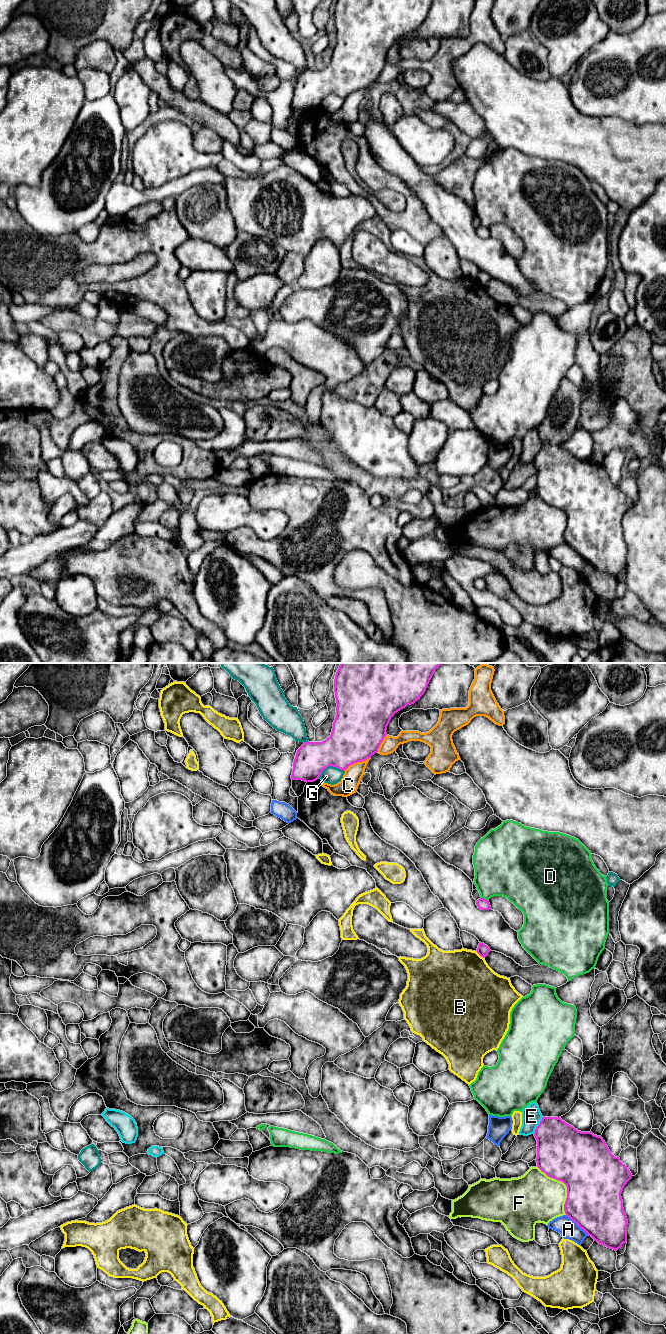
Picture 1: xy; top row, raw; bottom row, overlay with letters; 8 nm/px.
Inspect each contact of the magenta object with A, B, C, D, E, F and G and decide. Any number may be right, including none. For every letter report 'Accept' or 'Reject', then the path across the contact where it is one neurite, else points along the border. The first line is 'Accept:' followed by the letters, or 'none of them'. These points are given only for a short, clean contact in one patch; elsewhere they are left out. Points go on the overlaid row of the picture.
Accept: none of them
A: Reject
B: Reject
C: Reject
D: Reject
E: Reject. Boundary: xy (543, 1117), (533, 1133)
F: Reject
G: Reject

